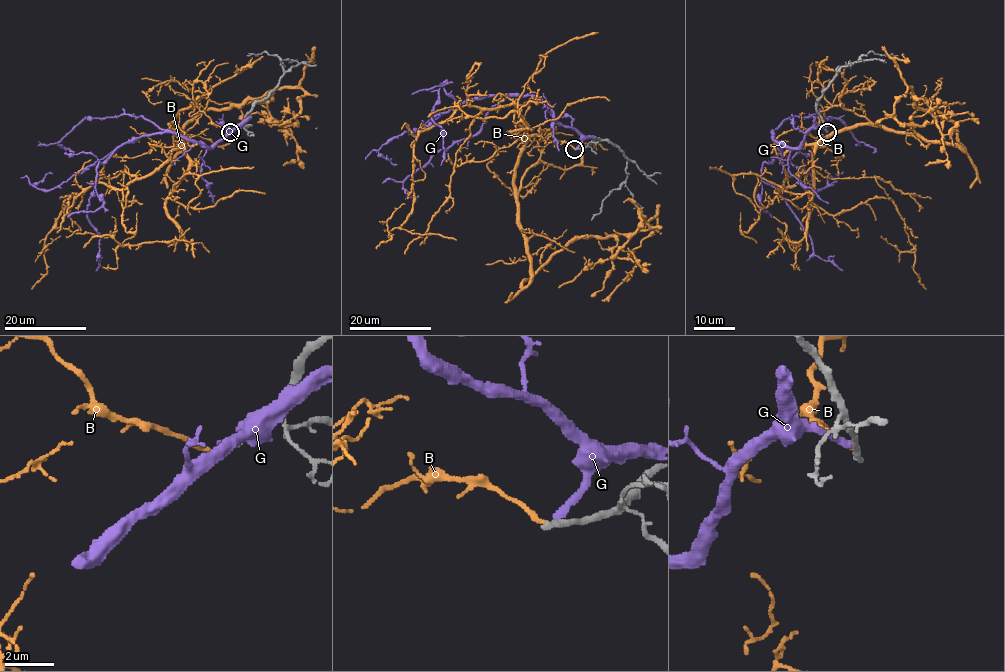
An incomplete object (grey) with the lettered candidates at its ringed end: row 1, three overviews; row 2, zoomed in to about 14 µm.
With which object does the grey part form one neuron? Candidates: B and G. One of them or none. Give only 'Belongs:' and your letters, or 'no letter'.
Belongs: no letter

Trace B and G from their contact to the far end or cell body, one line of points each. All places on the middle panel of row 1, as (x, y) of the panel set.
B: (576, 149), (548, 144), (517, 191), (523, 116), (514, 105), (461, 106), (419, 133), (412, 211), (376, 248)
G: (578, 148), (580, 135), (535, 97), (456, 102), (441, 83), (432, 117), (444, 131), (440, 165)

